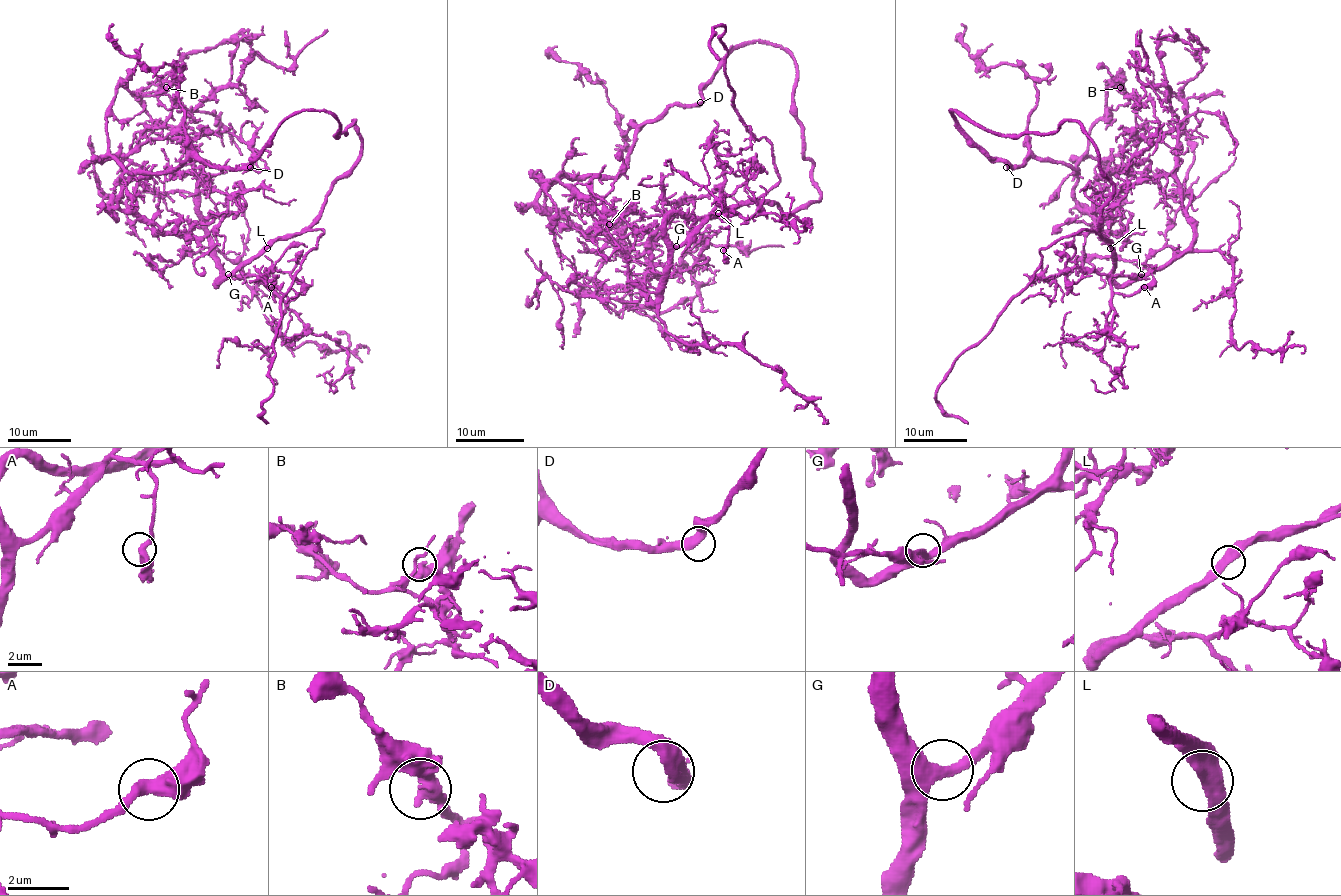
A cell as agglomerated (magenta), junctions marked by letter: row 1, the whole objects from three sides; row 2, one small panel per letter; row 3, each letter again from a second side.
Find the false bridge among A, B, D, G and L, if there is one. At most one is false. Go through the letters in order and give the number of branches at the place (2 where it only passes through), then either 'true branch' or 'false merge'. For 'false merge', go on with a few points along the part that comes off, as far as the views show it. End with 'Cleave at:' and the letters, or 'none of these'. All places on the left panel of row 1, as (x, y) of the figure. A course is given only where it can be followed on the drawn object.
A: branches 2; true branch
B: branches 2; true branch
D: branches 2; true branch
G: branches 2; true branch
L: branches 2; true branch
Cleave at: none of these

